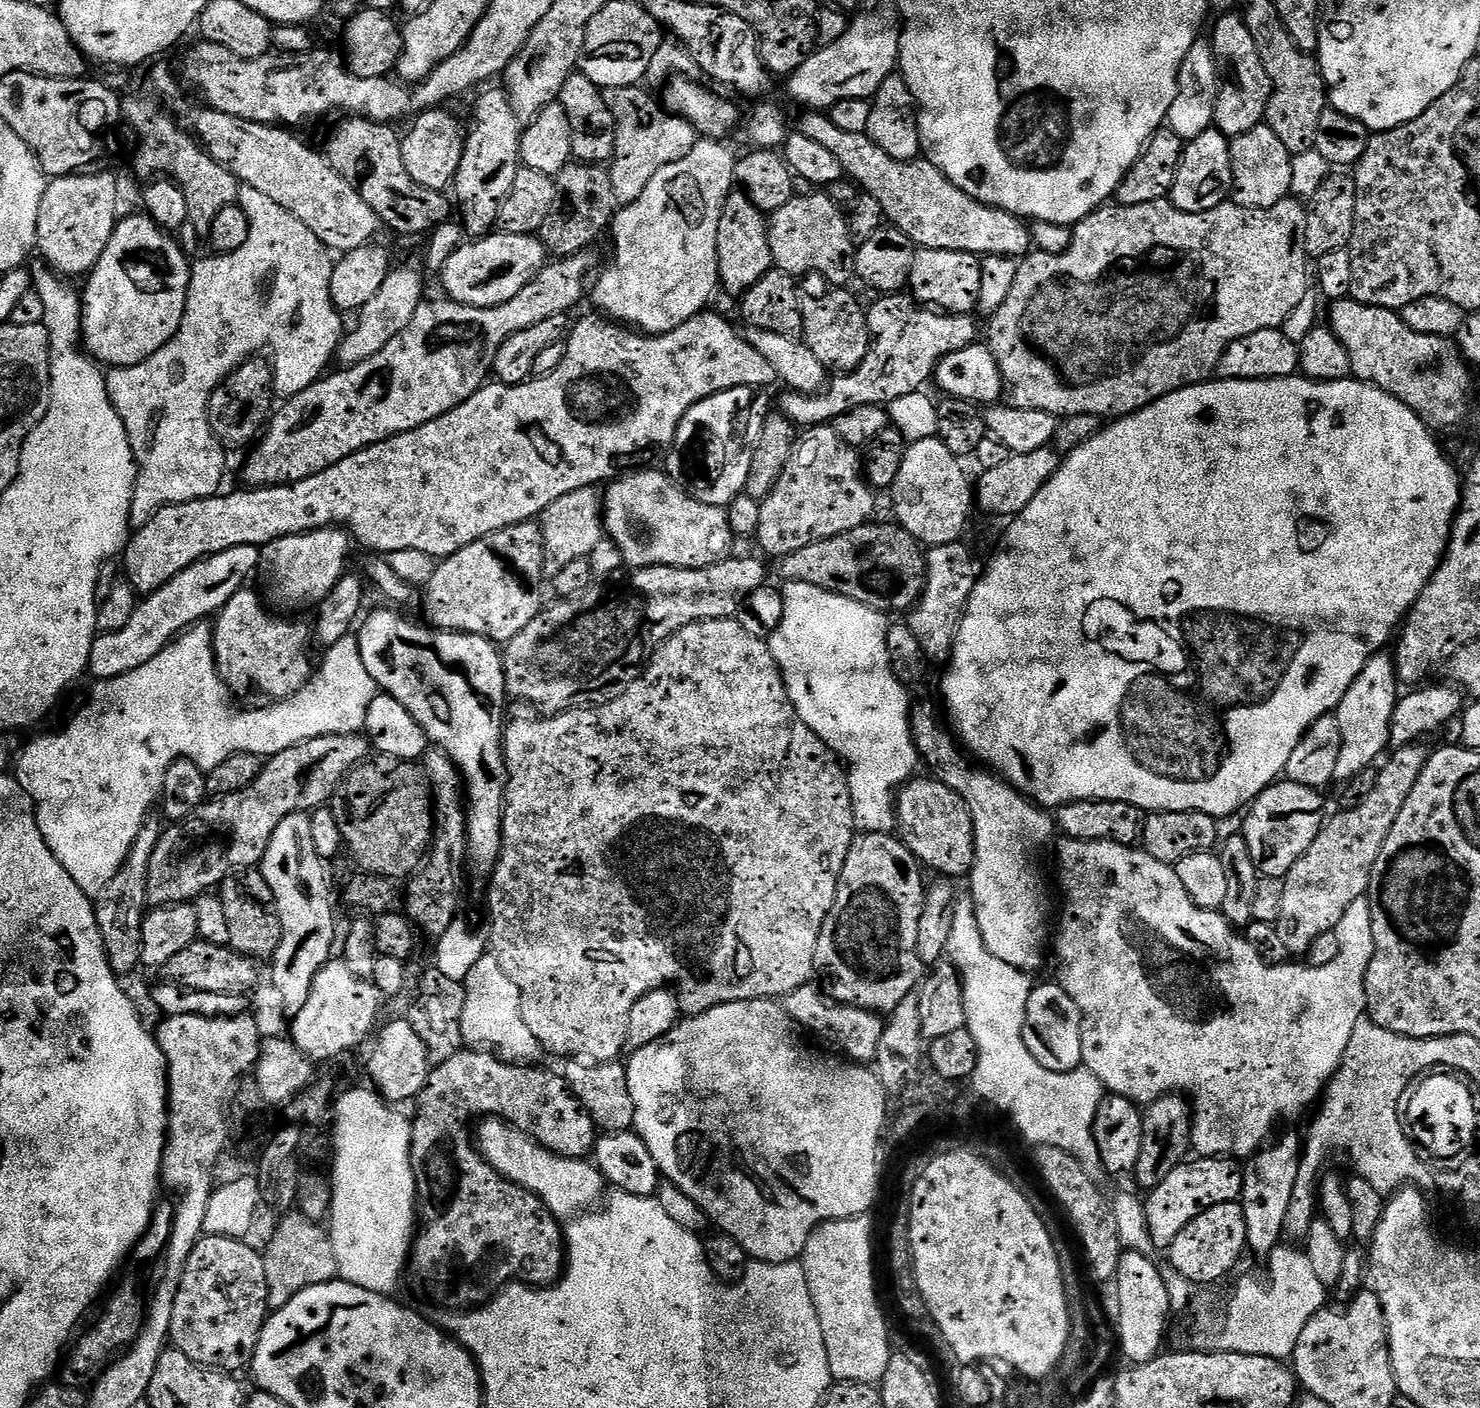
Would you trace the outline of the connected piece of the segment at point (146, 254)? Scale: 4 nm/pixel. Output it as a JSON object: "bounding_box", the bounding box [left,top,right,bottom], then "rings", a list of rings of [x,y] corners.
{"bounding_box":[82,214,190,368],"rings":[[[139,214],[140,216],[132,216],[129,220],[121,219],[116,225],[114,234],[110,238],[110,242],[106,246],[106,250],[102,254],[102,258],[96,263],[96,267],[92,269],[87,277],[84,292],[82,288],[82,303],[84,305],[84,331],[82,333],[82,344],[85,349],[101,365],[111,366],[112,368],[129,368],[130,366],[138,366],[142,362],[146,362],[154,354],[158,354],[158,350],[162,350],[162,346],[166,346],[166,342],[170,342],[174,338],[176,331],[180,329],[180,323],[184,317],[184,307],[188,301],[188,277],[190,275],[190,260],[184,257],[185,249],[181,247],[175,240],[172,241],[167,231],[156,227],[156,223],[147,216],[147,214]]]}

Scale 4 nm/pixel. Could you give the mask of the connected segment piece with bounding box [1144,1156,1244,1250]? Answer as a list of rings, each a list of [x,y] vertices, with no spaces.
[[[1223,1156],[1192,1158],[1170,1170],[1169,1176],[1154,1186],[1144,1200],[1146,1222],[1152,1235],[1152,1243],[1157,1249],[1167,1249],[1168,1245],[1210,1206],[1239,1201],[1244,1194],[1244,1168],[1235,1159]]]

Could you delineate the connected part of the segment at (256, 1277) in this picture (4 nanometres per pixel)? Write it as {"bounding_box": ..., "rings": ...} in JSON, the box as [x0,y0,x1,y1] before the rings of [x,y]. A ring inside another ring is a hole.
{"bounding_box":[169,1235,270,1372],"rings":[[[205,1235],[192,1246],[186,1260],[182,1281],[171,1303],[169,1338],[173,1347],[186,1354],[195,1364],[227,1372],[247,1367],[256,1352],[258,1338],[270,1309],[269,1288],[266,1284],[265,1262],[261,1251],[246,1245],[243,1239]]]}

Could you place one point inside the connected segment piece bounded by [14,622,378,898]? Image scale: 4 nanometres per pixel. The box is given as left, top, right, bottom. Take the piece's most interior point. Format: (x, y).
(93, 783)

